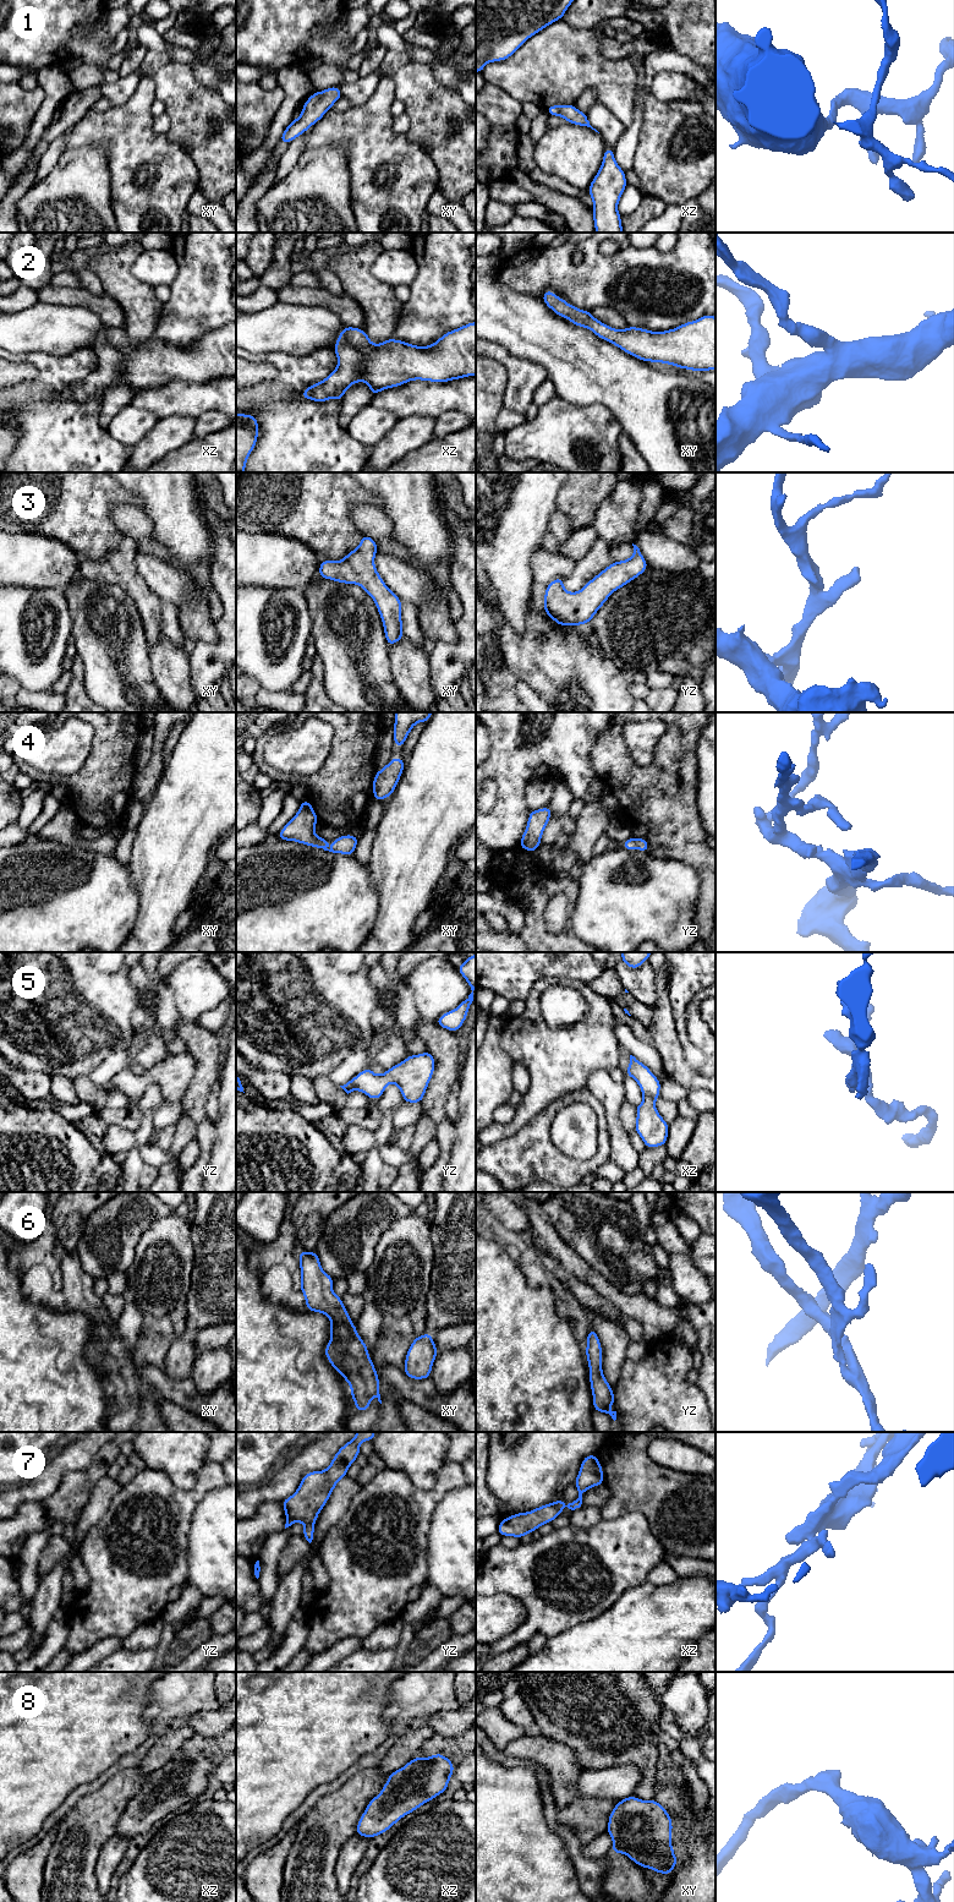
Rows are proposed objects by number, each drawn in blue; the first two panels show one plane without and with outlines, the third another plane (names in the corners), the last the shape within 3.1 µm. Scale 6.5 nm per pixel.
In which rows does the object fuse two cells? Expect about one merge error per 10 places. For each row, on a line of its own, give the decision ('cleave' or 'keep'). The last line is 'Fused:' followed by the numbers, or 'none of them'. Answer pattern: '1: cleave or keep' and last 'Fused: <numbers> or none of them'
1: keep
2: keep
3: keep
4: keep
5: keep
6: keep
7: keep
8: keep
Fused: none of them

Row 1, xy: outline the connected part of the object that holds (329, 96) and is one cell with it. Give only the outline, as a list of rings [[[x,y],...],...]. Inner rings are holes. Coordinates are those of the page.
[[[338,86],[314,92],[303,104],[301,115],[292,120],[283,132],[279,142],[289,144],[318,122],[325,113],[342,97]]]

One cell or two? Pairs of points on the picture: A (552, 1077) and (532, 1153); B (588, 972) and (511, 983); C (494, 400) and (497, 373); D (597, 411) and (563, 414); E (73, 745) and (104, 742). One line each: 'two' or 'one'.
A: two
B: one
C: one
D: one
E: two

